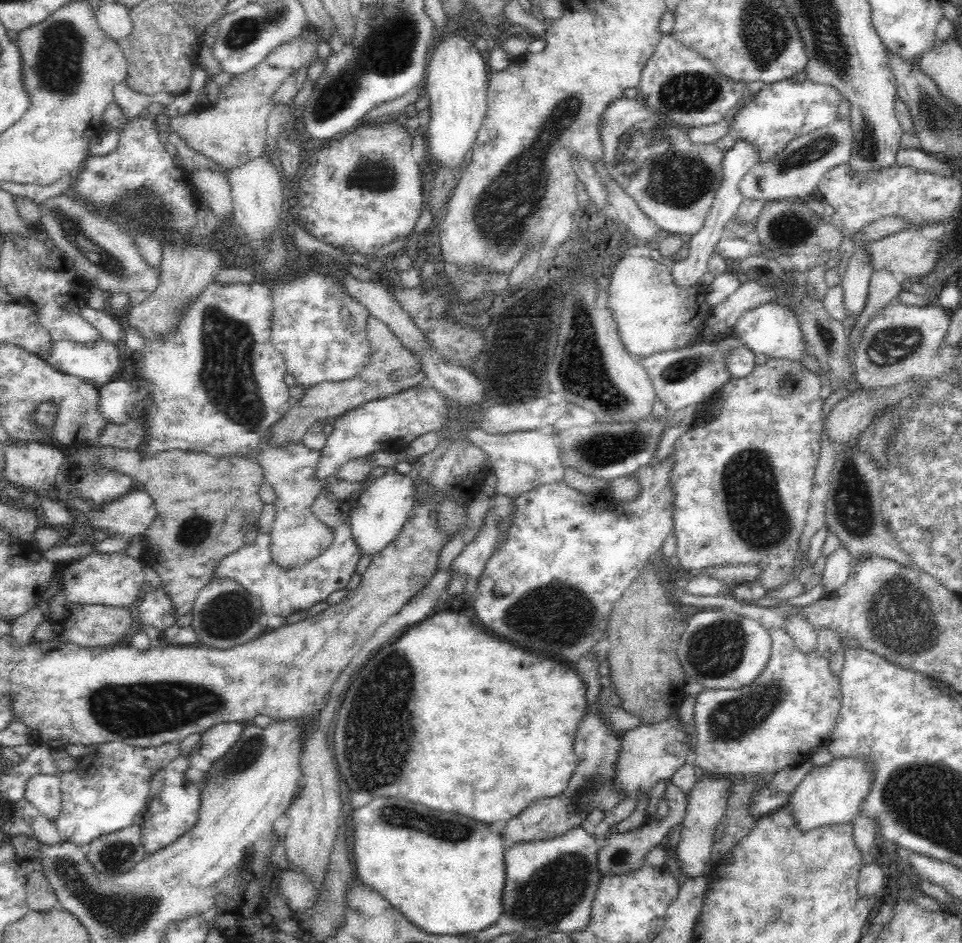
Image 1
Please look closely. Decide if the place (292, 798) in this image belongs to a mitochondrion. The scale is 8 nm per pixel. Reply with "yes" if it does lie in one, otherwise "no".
no

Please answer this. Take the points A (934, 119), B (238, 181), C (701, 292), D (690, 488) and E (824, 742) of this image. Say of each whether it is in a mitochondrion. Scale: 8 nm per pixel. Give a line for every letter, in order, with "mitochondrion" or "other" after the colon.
A: mitochondrion
B: other
C: other
D: other
E: other

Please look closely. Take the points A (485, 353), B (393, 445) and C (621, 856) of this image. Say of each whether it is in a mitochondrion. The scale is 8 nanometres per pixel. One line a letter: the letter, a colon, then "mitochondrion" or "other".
A: other
B: other
C: mitochondrion

